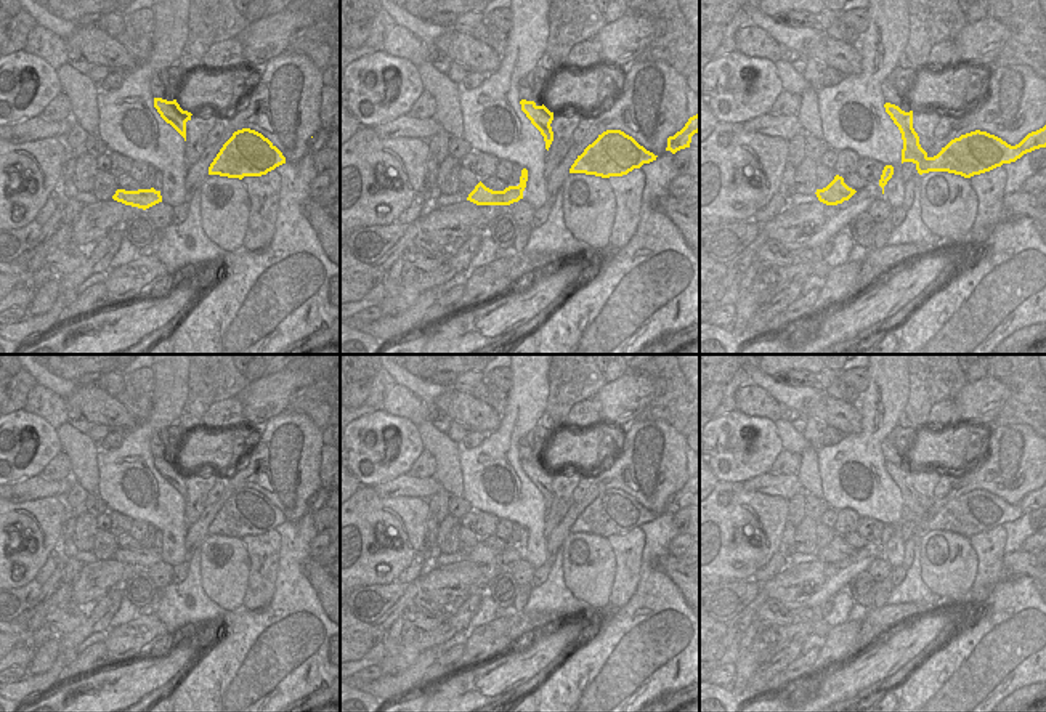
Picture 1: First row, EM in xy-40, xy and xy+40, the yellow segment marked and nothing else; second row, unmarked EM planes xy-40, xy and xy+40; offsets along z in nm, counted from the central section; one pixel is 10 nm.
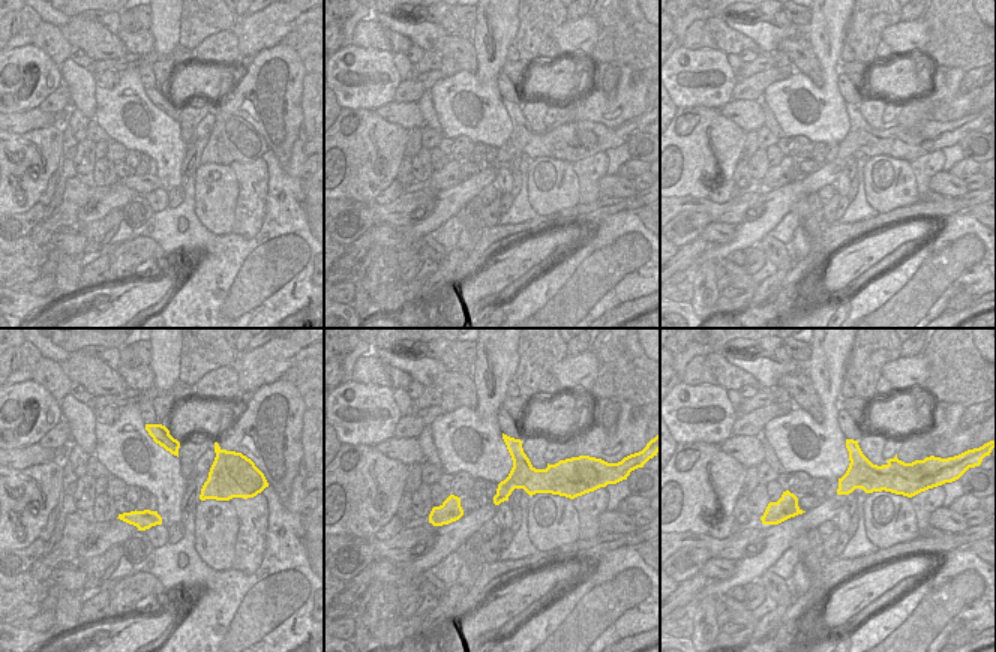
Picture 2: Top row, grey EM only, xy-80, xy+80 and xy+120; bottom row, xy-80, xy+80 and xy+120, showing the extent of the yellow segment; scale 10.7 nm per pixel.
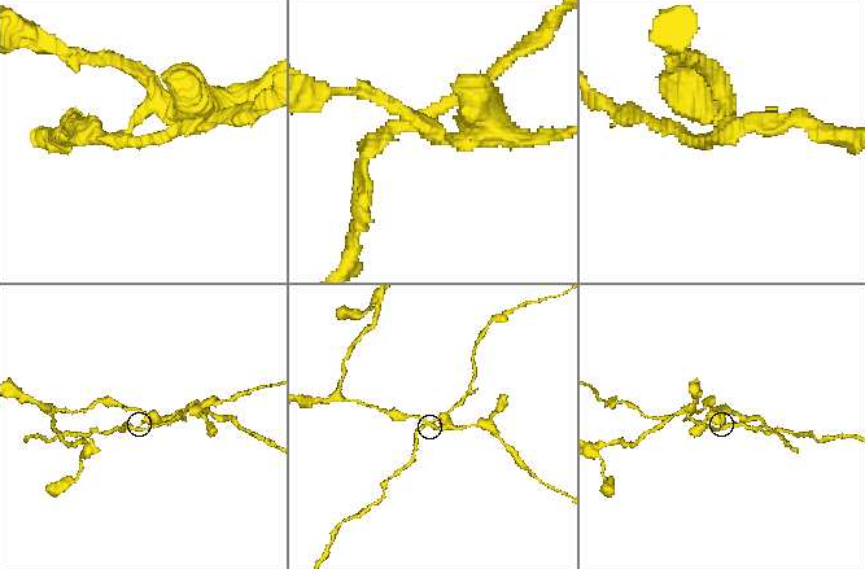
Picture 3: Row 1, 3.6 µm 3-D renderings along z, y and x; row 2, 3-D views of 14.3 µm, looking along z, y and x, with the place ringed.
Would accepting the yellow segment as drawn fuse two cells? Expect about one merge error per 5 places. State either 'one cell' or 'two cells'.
two cells

